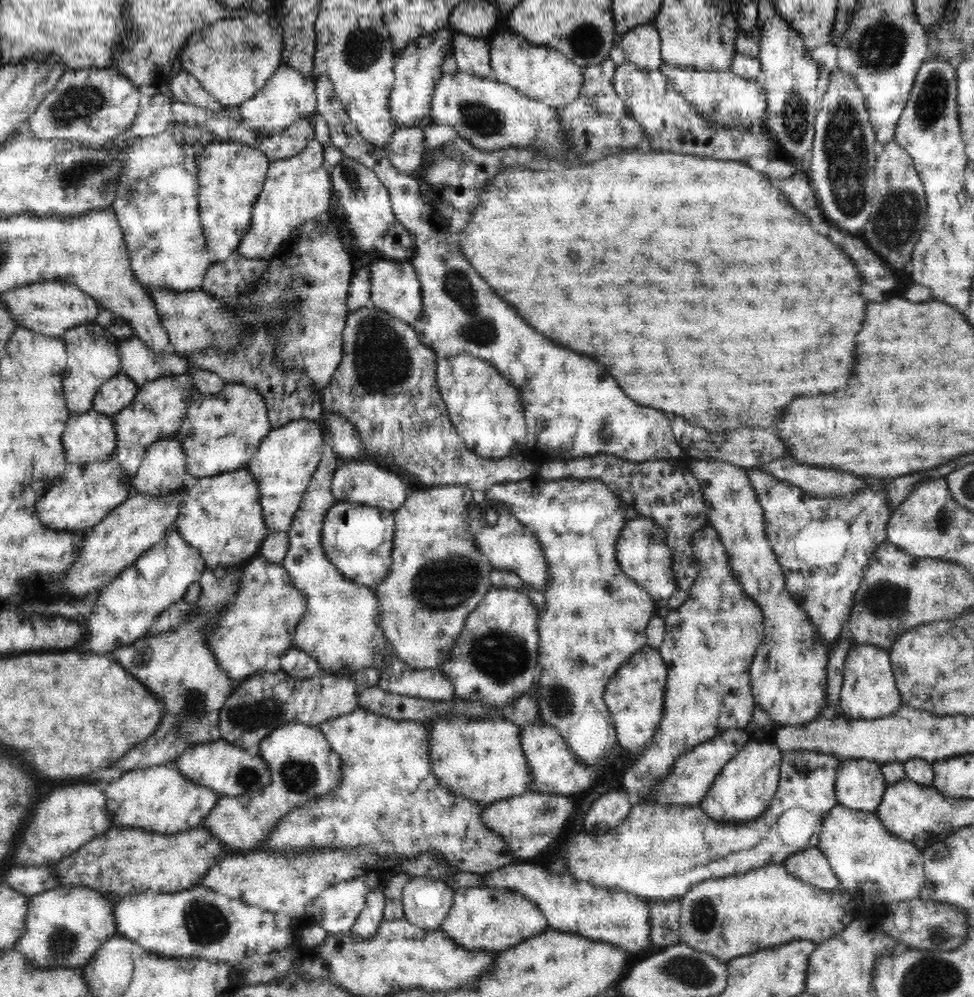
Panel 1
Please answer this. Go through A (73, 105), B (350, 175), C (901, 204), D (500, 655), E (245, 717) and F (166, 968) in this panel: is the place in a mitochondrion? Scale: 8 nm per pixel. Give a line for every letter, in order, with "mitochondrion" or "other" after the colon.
A: mitochondrion
B: mitochondrion
C: mitochondrion
D: mitochondrion
E: mitochondrion
F: other

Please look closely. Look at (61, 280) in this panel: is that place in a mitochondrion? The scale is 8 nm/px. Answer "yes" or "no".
no

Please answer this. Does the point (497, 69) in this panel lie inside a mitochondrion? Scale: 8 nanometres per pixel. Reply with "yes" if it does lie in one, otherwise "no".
no

